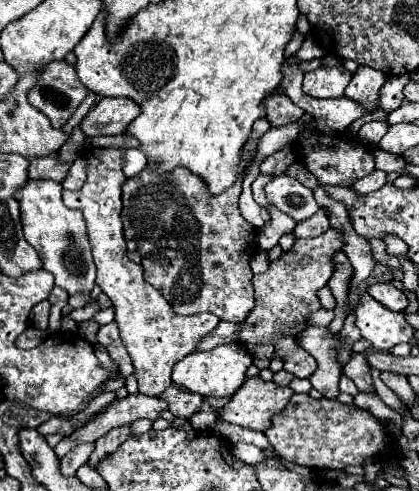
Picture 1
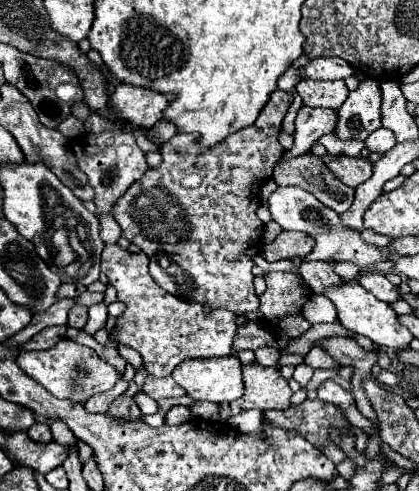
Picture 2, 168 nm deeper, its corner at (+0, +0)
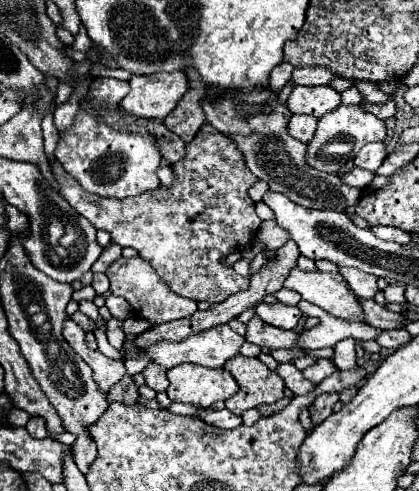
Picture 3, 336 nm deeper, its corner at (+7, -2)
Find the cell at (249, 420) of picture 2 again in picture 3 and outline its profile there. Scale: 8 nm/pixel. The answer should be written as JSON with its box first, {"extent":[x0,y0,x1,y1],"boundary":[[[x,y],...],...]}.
{"extent":[202,410,242,430],"boundary":[[[218,410],[218,412],[206,412],[202,414],[202,420],[206,420],[208,424],[212,426],[218,426],[218,428],[226,428],[226,430],[232,430],[238,426],[238,422],[242,422],[240,416],[232,414],[230,410]]]}

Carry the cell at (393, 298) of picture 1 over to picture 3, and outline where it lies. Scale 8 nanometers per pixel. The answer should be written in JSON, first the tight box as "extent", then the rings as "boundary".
{"extent":[340,268,380,298],"boundary":[[[340,268],[340,274],[346,278],[346,282],[350,284],[350,288],[356,292],[356,296],[360,298],[374,298],[376,292],[380,290],[376,284],[376,276],[366,274],[362,270],[354,270],[354,268]]]}

